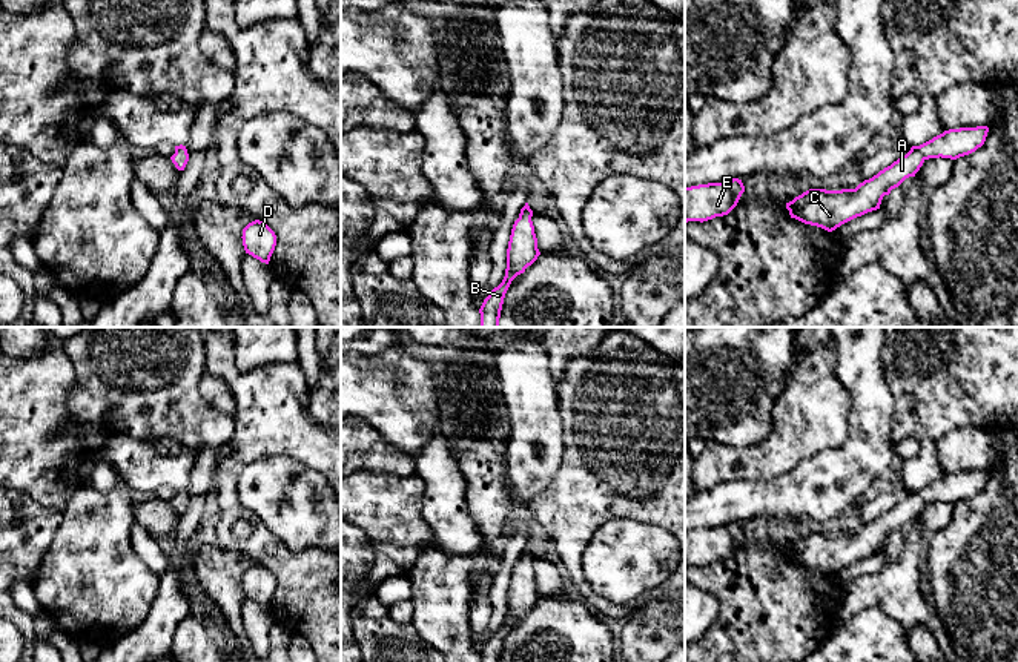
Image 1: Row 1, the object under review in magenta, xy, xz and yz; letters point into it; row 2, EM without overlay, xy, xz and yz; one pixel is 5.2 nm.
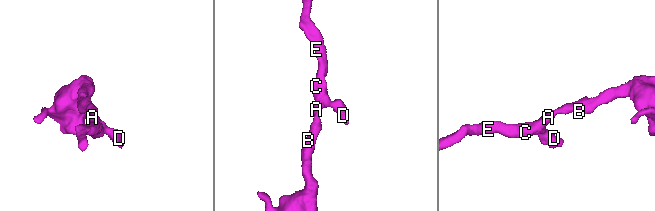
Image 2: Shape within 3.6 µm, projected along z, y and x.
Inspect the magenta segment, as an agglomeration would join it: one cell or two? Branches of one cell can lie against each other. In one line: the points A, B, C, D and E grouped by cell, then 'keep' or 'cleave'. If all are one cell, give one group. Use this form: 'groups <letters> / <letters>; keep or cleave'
groups A B C D E; keep

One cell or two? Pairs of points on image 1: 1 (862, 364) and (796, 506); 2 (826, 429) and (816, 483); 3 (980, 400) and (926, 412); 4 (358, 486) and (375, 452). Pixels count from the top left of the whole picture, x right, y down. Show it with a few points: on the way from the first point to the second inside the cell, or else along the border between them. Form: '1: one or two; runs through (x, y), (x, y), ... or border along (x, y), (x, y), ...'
1: one; runs through (869, 403), (869, 441), (831, 479)
2: two; border along (849, 429), (840, 446), (803, 458), (789, 469)
3: one; runs through (966, 400), (940, 400)
4: two; border along (356, 470), (378, 470), (401, 476)

